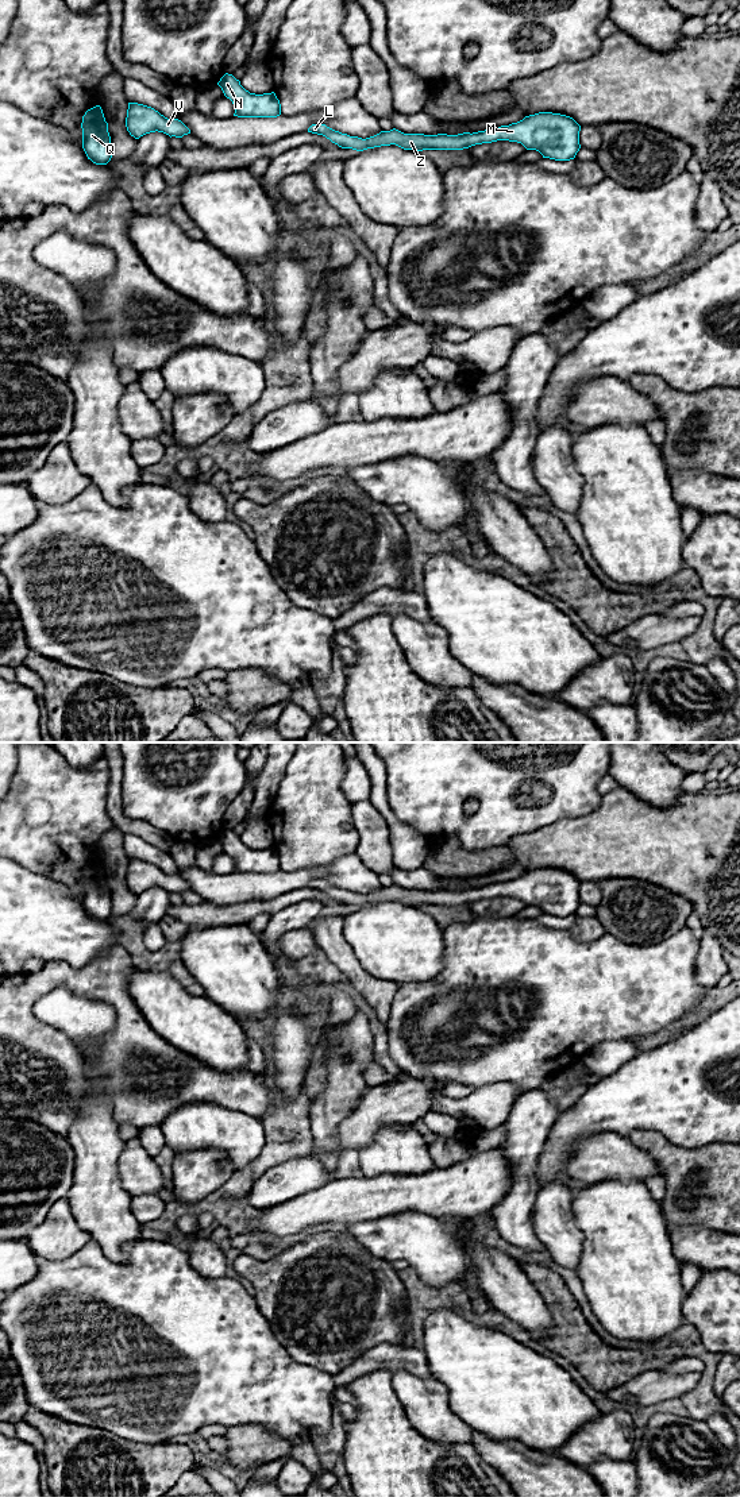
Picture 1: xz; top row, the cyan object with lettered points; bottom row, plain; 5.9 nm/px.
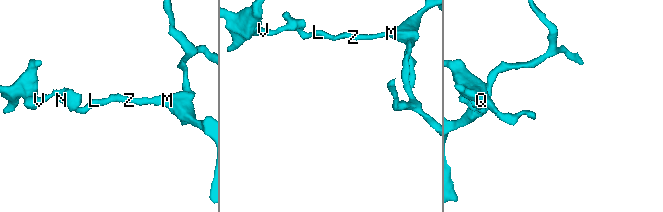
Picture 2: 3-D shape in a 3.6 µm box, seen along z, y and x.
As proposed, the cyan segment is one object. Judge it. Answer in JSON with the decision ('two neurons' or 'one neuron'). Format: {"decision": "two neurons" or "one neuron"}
{"decision": "one neuron"}

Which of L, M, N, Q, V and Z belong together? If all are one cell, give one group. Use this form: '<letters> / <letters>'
L M N Q V Z

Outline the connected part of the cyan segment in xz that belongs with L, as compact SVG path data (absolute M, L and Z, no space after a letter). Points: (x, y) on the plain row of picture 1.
M539 868L517 879L458 891L404 890L396 884L362 895L335 887L325 880L312 880L308 888L323 891L342 904L363 907L396 900L404 906L463 906L475 900L509 896L521 899L527 906L539 907L543 914L555 917L574 915L581 904L581 881L570 872Z

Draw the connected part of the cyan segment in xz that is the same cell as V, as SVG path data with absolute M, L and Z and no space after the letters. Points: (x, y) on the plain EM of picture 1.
M128 859L126 883L135 895L155 887L170 894L182 894L190 890L190 886L181 876L167 875L154 864L138 859Z

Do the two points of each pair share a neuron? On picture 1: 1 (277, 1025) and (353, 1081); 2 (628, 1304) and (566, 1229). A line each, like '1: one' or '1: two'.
1: two
2: two

